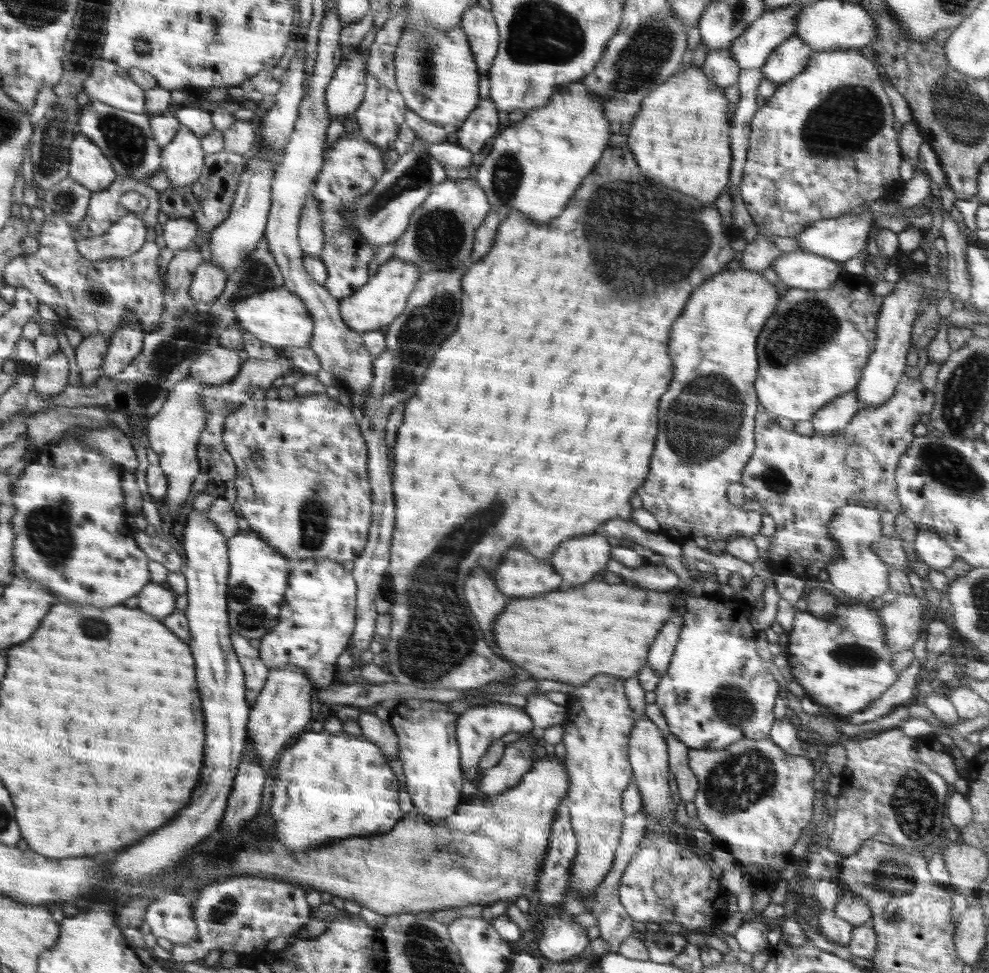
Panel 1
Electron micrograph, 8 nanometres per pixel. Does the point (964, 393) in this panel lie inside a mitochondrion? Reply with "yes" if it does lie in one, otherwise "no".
yes

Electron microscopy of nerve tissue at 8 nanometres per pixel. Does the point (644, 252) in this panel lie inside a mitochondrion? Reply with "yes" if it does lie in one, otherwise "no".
yes

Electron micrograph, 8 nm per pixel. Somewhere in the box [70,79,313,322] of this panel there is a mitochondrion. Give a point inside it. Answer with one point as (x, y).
(127, 140)

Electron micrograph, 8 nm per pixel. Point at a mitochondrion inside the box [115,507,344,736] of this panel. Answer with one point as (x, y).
(249, 614)

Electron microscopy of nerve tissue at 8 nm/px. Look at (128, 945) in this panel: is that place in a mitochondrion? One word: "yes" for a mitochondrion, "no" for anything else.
no

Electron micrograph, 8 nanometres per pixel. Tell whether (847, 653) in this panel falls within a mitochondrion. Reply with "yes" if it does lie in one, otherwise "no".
yes

